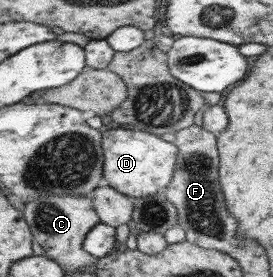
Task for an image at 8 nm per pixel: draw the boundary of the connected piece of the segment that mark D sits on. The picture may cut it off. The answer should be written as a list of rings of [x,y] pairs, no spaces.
[[[123,127],[103,133],[104,179],[108,185],[134,198],[152,196],[166,190],[177,170],[178,145],[162,140],[160,135]]]

